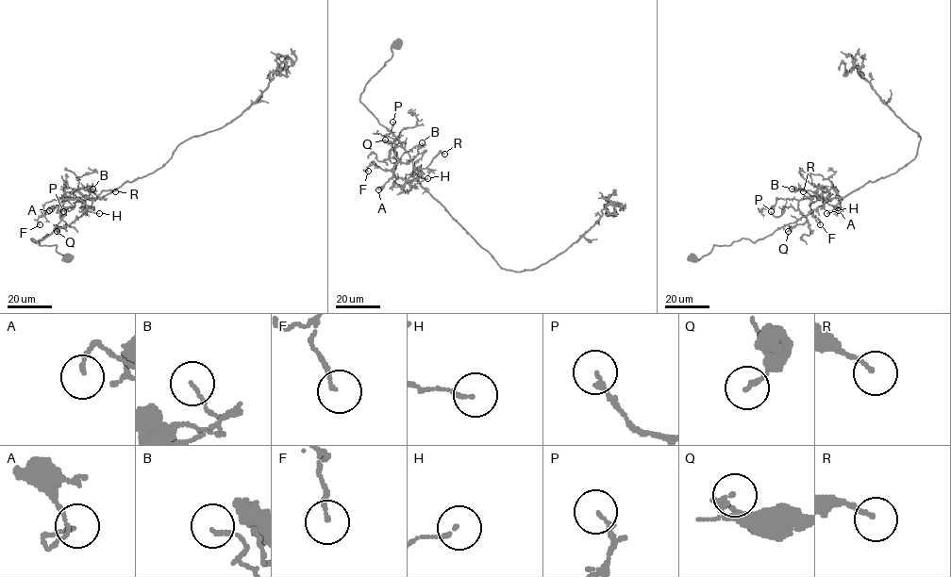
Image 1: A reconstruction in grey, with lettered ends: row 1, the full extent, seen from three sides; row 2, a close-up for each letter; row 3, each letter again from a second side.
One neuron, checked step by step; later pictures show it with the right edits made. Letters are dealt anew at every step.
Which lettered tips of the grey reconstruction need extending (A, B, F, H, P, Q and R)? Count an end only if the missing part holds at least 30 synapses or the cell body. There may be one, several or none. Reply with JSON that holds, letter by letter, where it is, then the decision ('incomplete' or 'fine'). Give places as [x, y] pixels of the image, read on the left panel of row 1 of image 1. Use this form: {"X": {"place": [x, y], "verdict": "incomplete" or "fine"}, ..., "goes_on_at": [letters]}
{"A": {"place": [49, 210], "verdict": "fine"}, "B": {"place": [92, 189], "verdict": "incomplete"}, "F": {"place": [40, 224], "verdict": "fine"}, "H": {"place": [99, 213], "verdict": "fine"}, "P": {"place": [63, 211], "verdict": "fine"}, "Q": {"place": [57, 231], "verdict": "fine"}, "R": {"place": [115, 191], "verdict": "fine"}, "goes_on_at": ["B"]}

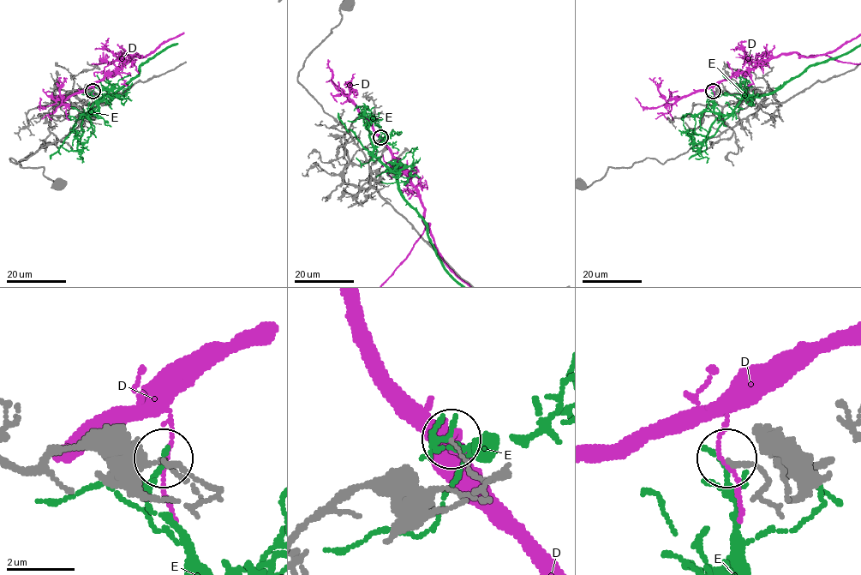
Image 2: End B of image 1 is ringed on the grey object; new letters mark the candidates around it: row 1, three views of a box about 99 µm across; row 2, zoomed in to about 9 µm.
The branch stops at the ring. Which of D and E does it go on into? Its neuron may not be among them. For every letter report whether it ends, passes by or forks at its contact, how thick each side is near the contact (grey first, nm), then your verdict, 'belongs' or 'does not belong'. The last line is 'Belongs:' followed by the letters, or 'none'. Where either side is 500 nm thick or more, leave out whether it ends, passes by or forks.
D: it passes by; 110 nm thick on the grey side, 90 nm on the other; does not belong
E: it forks there; 100 nm thick on the grey side, 120 nm on the other; does not belong
Belongs: none

